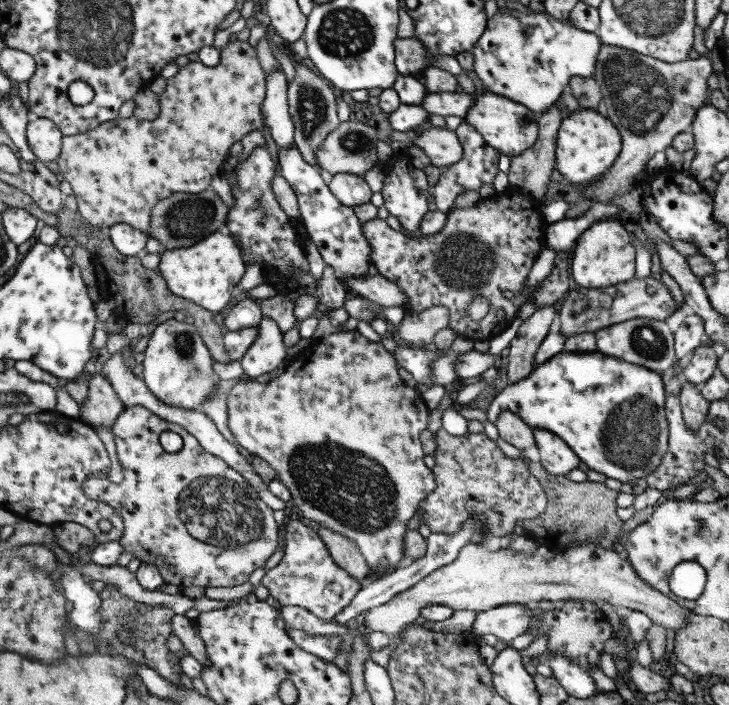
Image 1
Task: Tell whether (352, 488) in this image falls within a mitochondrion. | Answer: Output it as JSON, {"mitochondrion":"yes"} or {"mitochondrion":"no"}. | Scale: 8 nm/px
{"mitochondrion":"yes"}

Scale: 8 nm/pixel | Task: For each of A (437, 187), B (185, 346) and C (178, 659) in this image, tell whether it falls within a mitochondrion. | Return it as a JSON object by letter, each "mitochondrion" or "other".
{"A":"other","B":"mitochondrion","C":"other"}

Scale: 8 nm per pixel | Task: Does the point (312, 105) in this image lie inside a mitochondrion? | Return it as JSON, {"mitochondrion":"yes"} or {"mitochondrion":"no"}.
{"mitochondrion":"yes"}

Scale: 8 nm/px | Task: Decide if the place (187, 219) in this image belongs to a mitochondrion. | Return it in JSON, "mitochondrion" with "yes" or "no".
{"mitochondrion":"yes"}

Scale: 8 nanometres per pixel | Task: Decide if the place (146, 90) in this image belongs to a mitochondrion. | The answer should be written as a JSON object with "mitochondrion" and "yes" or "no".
{"mitochondrion":"no"}

